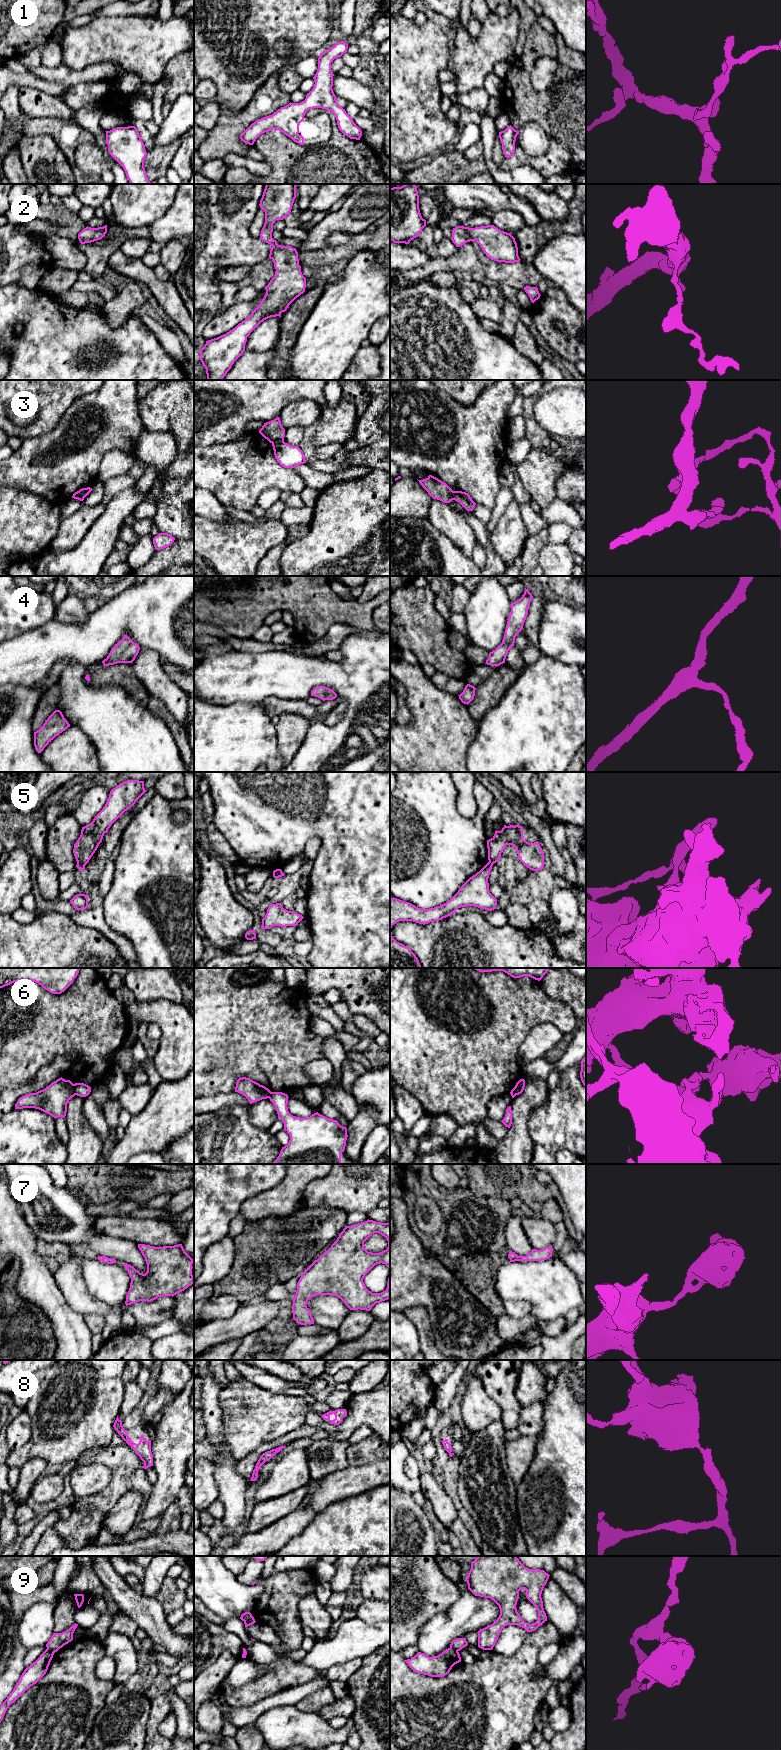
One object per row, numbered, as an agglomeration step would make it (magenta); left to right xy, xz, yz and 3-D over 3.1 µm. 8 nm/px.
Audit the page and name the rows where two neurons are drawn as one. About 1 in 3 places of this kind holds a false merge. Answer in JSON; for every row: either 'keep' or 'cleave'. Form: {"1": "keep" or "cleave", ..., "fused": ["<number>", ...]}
{"1": "keep", "2": "keep", "3": "cleave", "4": "keep", "5": "cleave", "6": "cleave", "7": "keep", "8": "keep", "9": "cleave", "fused": ["3", "5", "6", "9"]}

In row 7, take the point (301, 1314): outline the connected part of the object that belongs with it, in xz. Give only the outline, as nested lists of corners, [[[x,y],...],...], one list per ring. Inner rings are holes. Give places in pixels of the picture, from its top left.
[[[368,1219],[359,1224],[346,1226],[331,1247],[301,1274],[292,1304],[293,1319],[301,1325],[314,1324],[312,1314],[306,1305],[308,1300],[316,1295],[337,1296],[350,1310],[366,1311],[370,1311],[376,1303],[390,1299],[390,1274],[387,1288],[381,1293],[372,1293],[363,1282],[365,1275],[380,1263],[385,1264],[390,1270],[390,1223]],[[374,1233],[381,1234],[388,1241],[387,1249],[380,1253],[368,1252],[364,1248],[364,1242]]]

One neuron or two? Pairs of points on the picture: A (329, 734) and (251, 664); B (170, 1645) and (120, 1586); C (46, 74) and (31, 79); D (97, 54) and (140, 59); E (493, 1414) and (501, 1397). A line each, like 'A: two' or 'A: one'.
A: one
B: one
C: two
D: one
E: two

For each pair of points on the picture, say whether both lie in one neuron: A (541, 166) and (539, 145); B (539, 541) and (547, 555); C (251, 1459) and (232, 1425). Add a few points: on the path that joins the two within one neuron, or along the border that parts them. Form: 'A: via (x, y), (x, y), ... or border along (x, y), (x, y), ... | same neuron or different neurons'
A: border along (546, 133), (547, 150), (541, 155), (527, 156) | different neurons
B: border along (549, 542), (541, 547), (537, 565) | different neurons
C: border along (268, 1441), (262, 1442), (238, 1460) | different neurons

